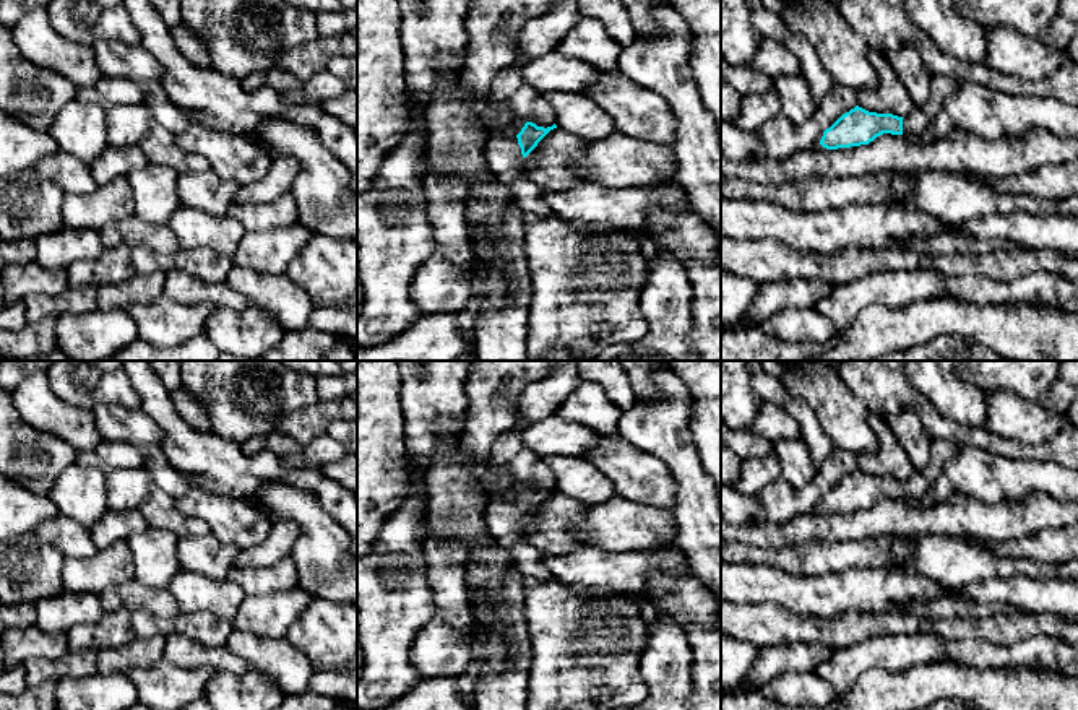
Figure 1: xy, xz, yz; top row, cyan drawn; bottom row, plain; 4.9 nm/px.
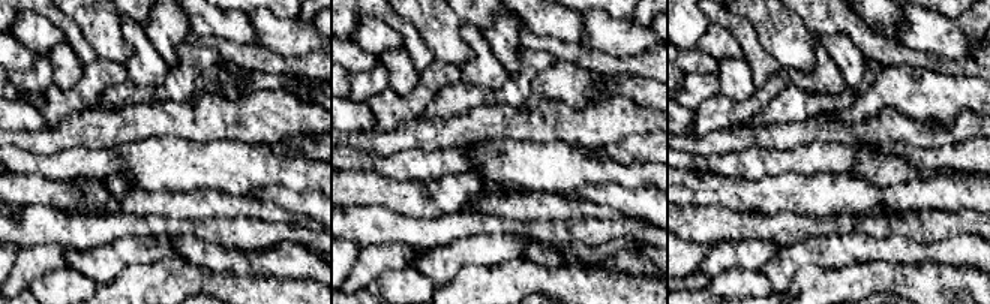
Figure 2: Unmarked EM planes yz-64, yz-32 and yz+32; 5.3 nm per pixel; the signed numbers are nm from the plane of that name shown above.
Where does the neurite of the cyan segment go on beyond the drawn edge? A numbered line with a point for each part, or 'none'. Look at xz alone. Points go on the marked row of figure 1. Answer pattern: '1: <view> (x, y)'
1: xz (504, 156)

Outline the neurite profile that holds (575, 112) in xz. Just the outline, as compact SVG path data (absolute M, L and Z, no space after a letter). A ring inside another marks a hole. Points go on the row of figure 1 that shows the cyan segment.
M544 93L555 110L557 128L583 140L601 140L617 130L610 114L583 93Z

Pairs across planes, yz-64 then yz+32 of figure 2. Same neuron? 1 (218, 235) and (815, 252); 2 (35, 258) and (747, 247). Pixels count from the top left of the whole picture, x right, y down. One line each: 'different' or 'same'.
1: different
2: same

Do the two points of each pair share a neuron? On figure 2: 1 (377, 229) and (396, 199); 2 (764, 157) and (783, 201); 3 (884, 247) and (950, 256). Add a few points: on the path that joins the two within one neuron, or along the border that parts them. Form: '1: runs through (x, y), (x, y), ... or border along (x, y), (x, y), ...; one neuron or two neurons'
1: border along (354, 207), (387, 205), (401, 213), (423, 217); two neurons
2: border along (807, 175), (779, 174), (756, 180), (737, 178); two neurons
3: runs through (900, 249), (933, 252); one neuron

